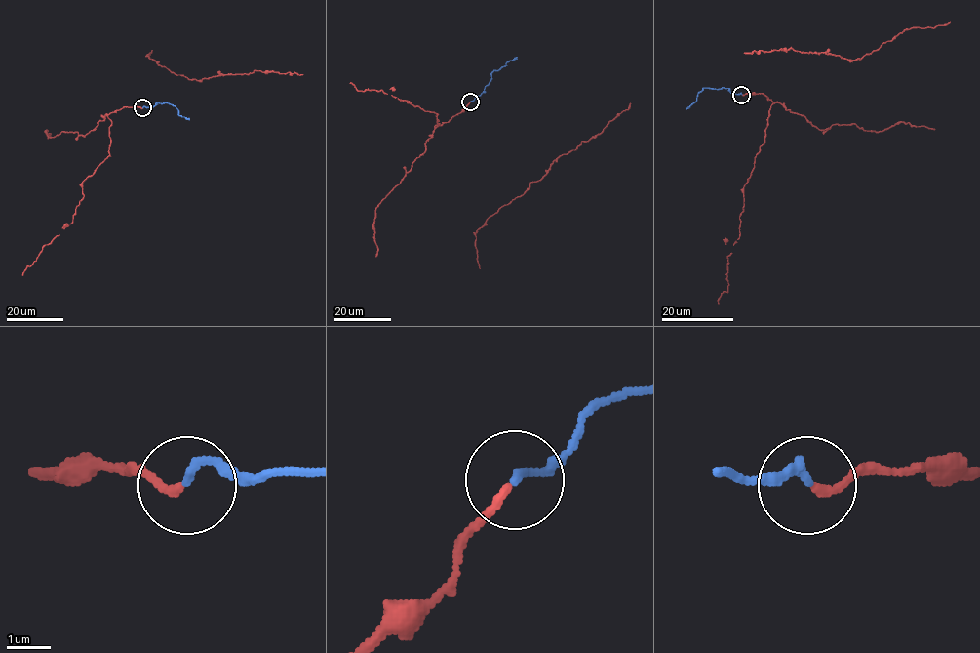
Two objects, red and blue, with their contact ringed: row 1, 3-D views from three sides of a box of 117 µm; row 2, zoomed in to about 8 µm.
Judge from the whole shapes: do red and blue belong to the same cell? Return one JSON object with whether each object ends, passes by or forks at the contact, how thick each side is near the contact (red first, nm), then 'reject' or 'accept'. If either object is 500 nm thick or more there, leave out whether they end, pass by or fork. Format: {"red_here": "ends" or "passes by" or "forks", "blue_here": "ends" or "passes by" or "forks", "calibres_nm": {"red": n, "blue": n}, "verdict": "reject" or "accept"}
{"red_here": "ends", "blue_here": "ends", "calibres_nm": {"red": 170, "blue": 190}, "verdict": "accept"}

